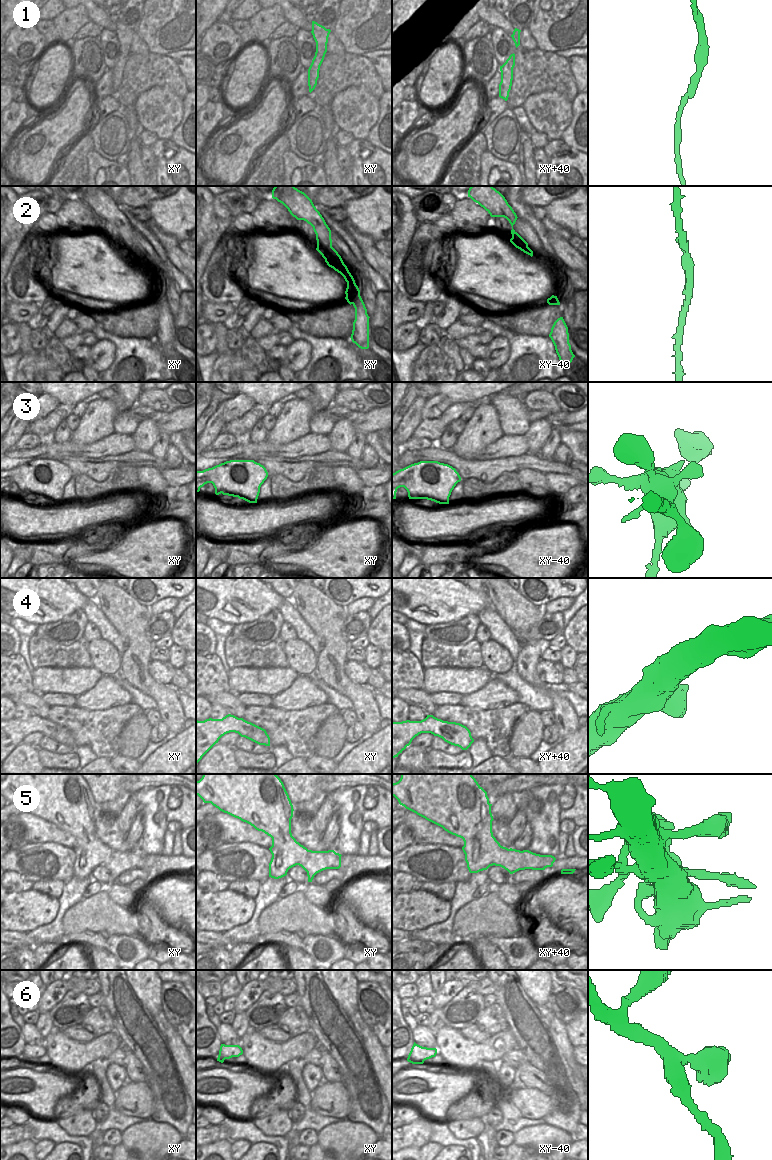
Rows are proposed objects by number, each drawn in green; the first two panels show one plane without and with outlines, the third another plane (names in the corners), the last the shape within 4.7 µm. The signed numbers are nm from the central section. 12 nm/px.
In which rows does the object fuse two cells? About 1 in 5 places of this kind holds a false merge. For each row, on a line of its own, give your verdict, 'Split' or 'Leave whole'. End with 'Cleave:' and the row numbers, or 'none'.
1: Leave whole
2: Leave whole
3: Leave whole
4: Leave whole
5: Leave whole
6: Leave whole
Cleave: none.

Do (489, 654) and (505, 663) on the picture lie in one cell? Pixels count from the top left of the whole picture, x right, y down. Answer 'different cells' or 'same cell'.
same cell

